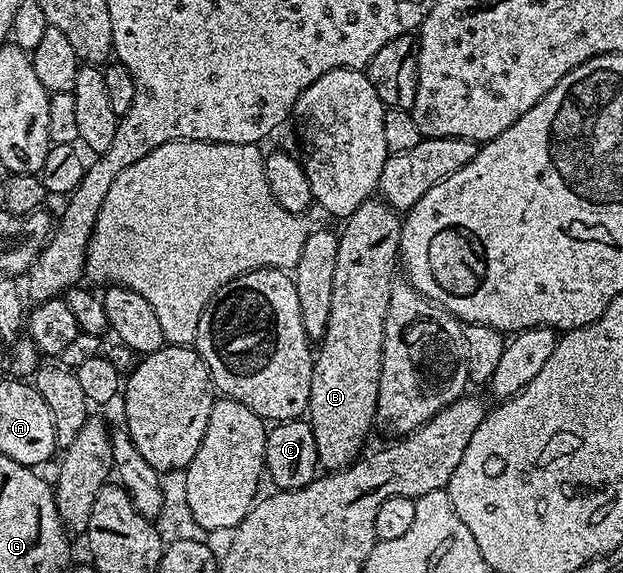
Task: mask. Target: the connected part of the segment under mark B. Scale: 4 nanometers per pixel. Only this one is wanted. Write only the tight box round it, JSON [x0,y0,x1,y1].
[306,197,401,473]

